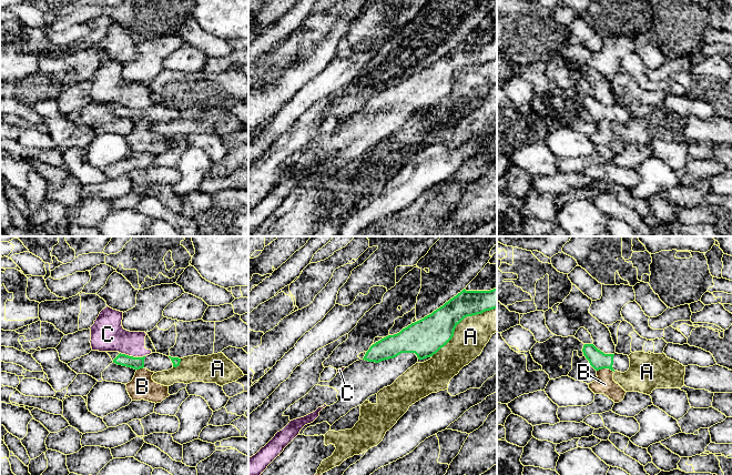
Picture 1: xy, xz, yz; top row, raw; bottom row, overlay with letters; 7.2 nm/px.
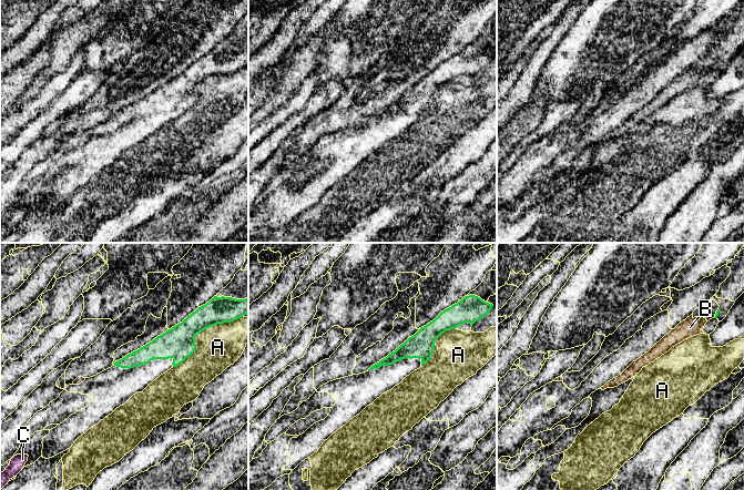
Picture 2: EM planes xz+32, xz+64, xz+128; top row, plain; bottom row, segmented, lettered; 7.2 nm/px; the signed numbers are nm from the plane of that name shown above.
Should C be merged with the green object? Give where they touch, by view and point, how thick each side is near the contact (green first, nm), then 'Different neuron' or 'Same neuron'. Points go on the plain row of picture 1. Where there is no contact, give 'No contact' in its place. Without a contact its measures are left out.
Touches green at xy (132, 108). Thickness 90 nm (green) against 240 nm. Different neuron

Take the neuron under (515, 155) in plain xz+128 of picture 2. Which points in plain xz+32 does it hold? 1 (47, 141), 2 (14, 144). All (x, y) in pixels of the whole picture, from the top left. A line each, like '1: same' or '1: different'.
1: different
2: same

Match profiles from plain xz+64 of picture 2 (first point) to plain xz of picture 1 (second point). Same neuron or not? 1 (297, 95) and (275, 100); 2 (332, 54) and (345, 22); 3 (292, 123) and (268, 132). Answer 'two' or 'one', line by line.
1: one
2: two
3: one

